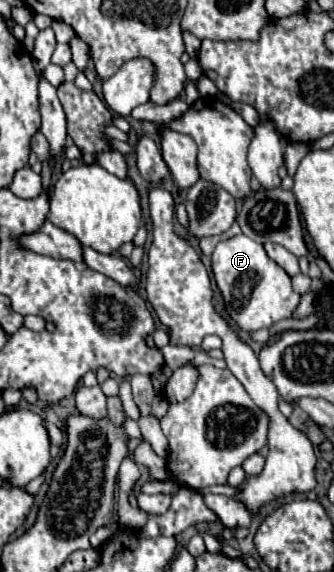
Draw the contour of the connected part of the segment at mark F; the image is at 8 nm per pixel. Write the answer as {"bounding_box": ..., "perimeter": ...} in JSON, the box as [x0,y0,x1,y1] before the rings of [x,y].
{"bounding_box":[211,234,301,332],"perimeter":[[[239,234],[219,242],[211,254],[211,268],[225,302],[225,310],[241,332],[271,328],[283,318],[293,318],[301,296],[291,288],[289,274],[283,272],[283,268],[279,268],[255,240]]]}

